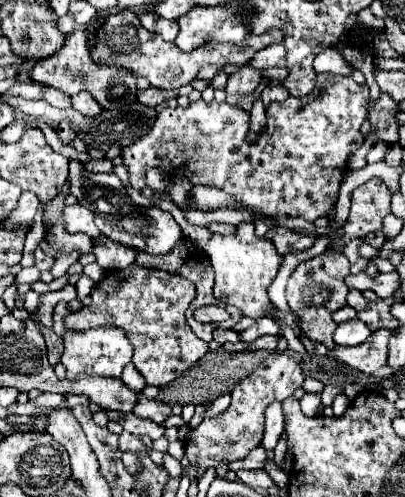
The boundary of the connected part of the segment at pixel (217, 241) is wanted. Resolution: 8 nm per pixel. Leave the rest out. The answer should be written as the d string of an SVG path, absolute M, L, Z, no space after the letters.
M240 223L238 233L230 235L230 237L212 235L212 239L204 245L204 255L208 257L208 261L216 273L214 297L218 301L240 309L240 313L250 319L272 317L278 325L288 325L288 327L292 327L296 323L300 325L300 317L294 311L276 309L276 305L268 297L268 287L272 285L272 281L280 269L280 255L276 253L274 245L268 239L254 235L252 223Z

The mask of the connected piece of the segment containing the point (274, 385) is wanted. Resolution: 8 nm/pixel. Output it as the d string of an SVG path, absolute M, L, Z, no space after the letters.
M270 353L260 367L242 379L232 391L232 403L226 411L216 417L206 417L198 427L190 429L186 435L186 457L192 465L196 465L196 475L210 467L218 467L220 463L230 463L236 459L244 459L254 447L260 445L264 435L264 407L272 401L288 399L296 389L304 383L304 375L300 365L288 353Z

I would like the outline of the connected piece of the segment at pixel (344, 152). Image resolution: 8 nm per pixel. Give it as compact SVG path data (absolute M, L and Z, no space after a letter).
M320 73L316 75L316 87L310 95L306 97L288 97L286 101L272 101L266 109L266 129L256 137L256 139L250 139L248 133L250 133L250 115L244 111L244 109L238 109L230 103L218 103L218 101L212 101L212 103L204 103L202 99L200 101L194 101L190 103L186 109L182 107L176 107L176 109L170 109L170 107L164 107L160 109L158 113L158 119L156 123L152 125L150 133L144 135L142 139L138 139L136 143L128 145L122 149L122 165L126 167L128 171L128 183L132 189L136 191L142 191L146 189L146 171L156 167L168 175L176 175L176 177L182 177L182 179L188 179L192 185L214 185L218 189L224 189L226 183L234 183L234 199L244 205L248 211L262 211L264 215L268 217L278 217L278 215L290 215L290 217L304 217L308 221L314 221L318 217L328 217L328 209L334 207L334 203L338 201L338 189L340 189L340 183L342 183L342 177L344 177L344 169L348 167L348 159L350 155L364 143L364 137L360 133L360 125L368 119L368 101L370 101L370 89L368 85L358 85L352 77L344 77L344 75L336 75L336 73Z

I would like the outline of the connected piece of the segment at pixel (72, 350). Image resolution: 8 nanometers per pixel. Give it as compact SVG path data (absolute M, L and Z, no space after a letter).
M98 327L96 331L66 331L62 365L66 367L66 377L76 379L78 375L98 375L98 377L120 377L122 369L132 359L132 345L128 337L118 327Z

